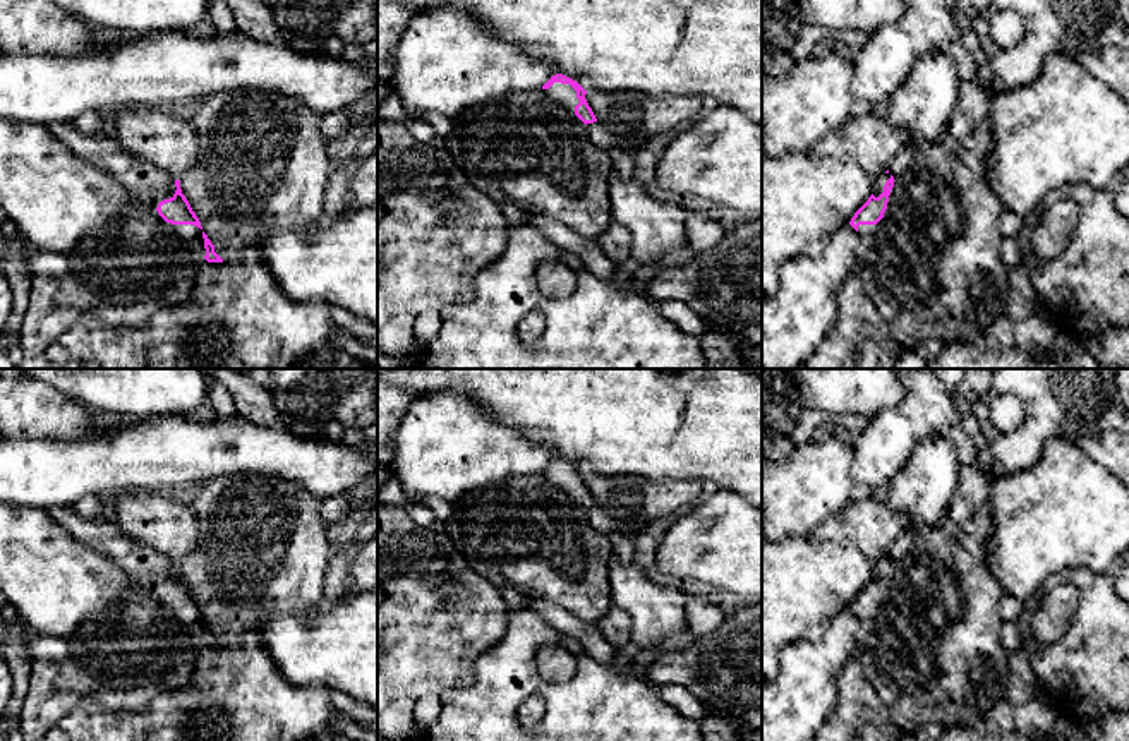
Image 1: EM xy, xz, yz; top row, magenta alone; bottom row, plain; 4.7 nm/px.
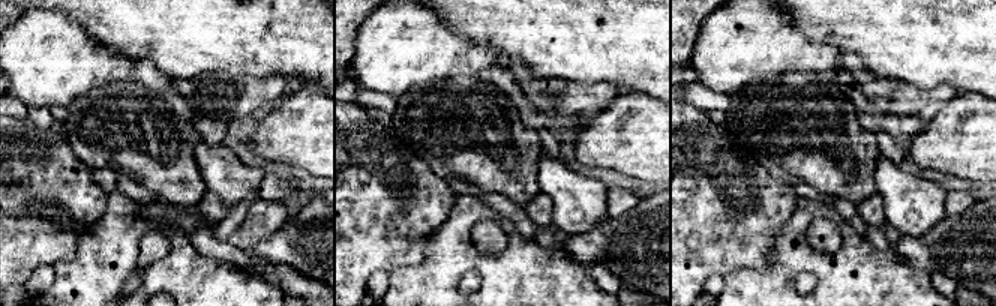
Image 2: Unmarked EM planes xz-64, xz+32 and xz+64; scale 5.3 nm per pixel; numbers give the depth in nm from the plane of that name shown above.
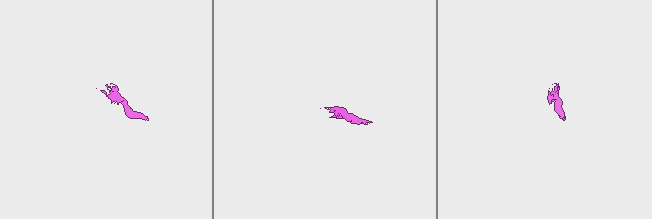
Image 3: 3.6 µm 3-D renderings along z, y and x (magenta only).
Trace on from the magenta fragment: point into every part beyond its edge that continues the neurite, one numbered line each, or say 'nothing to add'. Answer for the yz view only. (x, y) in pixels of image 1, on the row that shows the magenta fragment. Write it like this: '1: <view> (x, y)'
1: yz (877, 184)

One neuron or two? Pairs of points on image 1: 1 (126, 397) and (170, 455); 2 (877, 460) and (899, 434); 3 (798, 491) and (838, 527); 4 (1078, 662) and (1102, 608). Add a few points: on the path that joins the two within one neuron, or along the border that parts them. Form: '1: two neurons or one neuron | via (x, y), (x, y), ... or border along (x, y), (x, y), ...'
1: two neurons | border along (182, 415), (155, 415), (134, 421)
2: one neuron | via (881, 453), (893, 441)
3: two neurons | border along (851, 500), (810, 534)
4: one neuron | via (1092, 649), (1102, 638), (1102, 621)

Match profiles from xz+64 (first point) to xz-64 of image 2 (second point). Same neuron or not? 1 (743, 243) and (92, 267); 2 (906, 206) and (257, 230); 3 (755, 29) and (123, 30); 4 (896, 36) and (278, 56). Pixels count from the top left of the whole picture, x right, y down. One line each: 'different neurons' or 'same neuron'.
1: different neurons
2: different neurons
3: different neurons
4: same neuron

